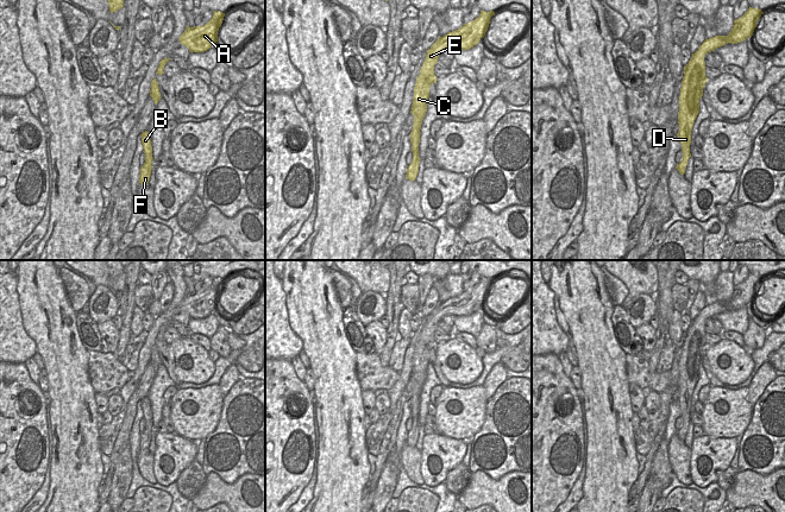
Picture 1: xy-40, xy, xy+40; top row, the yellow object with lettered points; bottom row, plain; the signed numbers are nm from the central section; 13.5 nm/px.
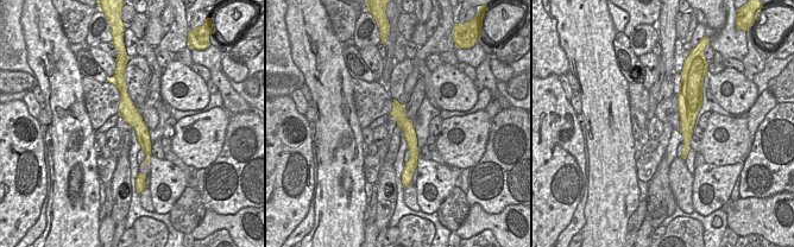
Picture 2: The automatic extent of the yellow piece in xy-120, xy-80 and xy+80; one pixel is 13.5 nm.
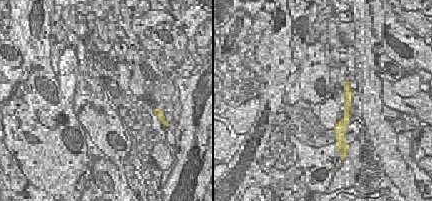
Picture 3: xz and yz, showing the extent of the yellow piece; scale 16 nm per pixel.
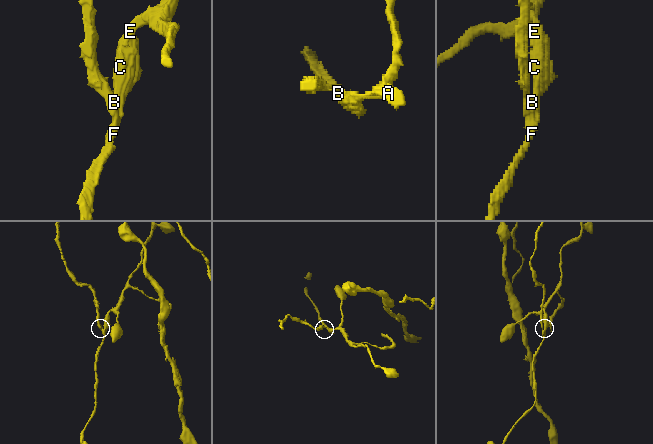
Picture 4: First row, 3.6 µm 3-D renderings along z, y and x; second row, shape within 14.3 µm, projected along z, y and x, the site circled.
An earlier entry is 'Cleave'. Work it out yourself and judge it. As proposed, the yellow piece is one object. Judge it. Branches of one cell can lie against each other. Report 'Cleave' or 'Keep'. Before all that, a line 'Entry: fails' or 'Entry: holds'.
Entry: holds
Cleave.

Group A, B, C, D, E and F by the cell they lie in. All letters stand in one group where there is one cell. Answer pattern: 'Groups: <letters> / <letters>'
Groups: A C D E F / B.

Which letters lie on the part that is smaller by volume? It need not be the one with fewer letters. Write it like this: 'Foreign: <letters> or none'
Foreign: B

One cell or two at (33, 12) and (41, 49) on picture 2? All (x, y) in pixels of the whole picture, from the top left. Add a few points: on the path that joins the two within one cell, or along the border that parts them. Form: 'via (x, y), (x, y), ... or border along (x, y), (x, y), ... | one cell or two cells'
via (37, 21), (38, 39) | one cell

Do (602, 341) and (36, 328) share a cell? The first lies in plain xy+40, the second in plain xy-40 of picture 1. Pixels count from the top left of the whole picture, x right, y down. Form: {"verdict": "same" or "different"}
{"verdict": "same"}

